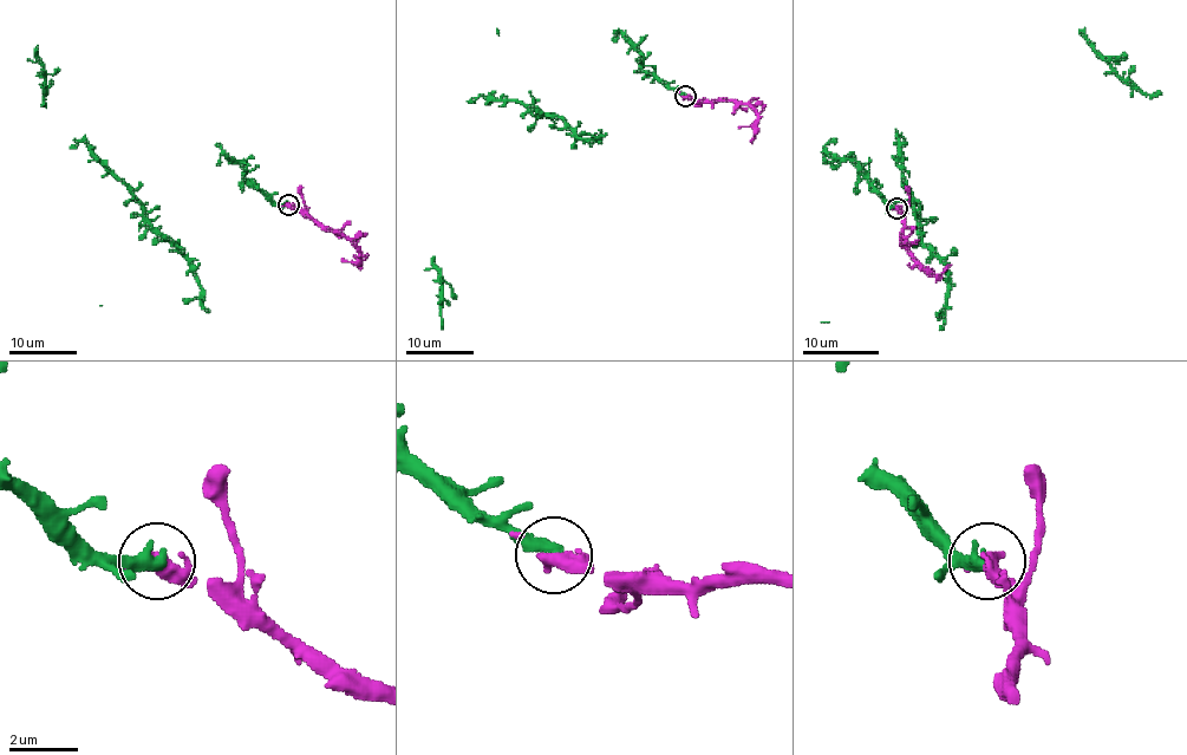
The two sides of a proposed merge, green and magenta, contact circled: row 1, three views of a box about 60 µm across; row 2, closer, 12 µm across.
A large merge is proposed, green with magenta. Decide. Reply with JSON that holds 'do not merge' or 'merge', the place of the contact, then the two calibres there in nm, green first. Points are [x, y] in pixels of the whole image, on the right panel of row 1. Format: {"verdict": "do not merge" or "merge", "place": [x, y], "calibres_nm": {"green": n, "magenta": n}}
{"verdict": "merge", "place": [897, 208], "calibres_nm": {"green": 400, "magenta": 320}}

